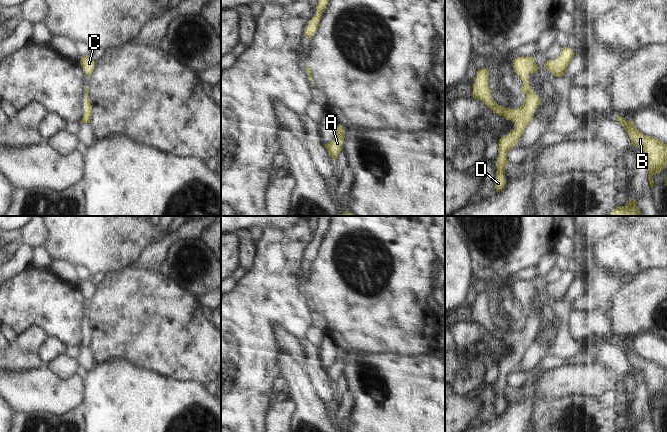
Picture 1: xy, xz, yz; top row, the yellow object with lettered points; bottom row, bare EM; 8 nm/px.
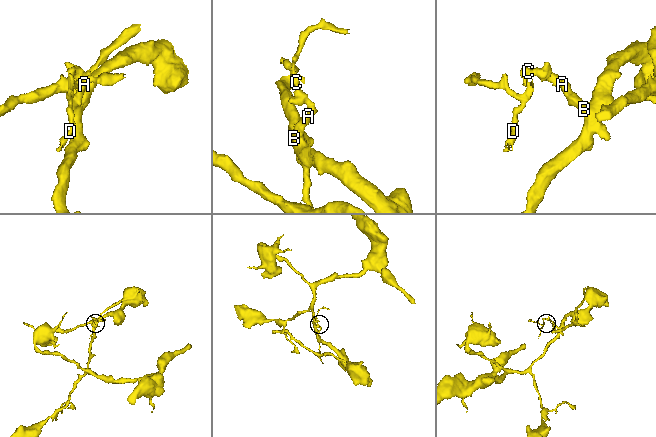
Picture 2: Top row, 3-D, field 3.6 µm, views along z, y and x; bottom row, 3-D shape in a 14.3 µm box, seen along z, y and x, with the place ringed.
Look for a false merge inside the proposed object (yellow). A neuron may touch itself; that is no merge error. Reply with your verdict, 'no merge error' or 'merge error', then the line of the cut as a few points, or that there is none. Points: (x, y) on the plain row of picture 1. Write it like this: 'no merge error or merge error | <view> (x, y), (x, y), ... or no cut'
merge error | yz (531, 311), (527, 319)

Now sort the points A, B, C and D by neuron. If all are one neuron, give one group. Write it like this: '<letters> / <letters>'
A B C / D

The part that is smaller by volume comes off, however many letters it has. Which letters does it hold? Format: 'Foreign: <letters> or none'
Foreign: D

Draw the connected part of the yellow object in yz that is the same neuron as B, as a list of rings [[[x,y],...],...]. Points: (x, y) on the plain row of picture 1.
[[[623,340],[614,342],[624,351],[633,370],[638,370],[644,375],[649,395],[648,404],[652,412],[654,410],[652,400],[660,397],[667,390],[667,369],[661,364],[642,358],[636,353],[634,345],[626,345]]]

